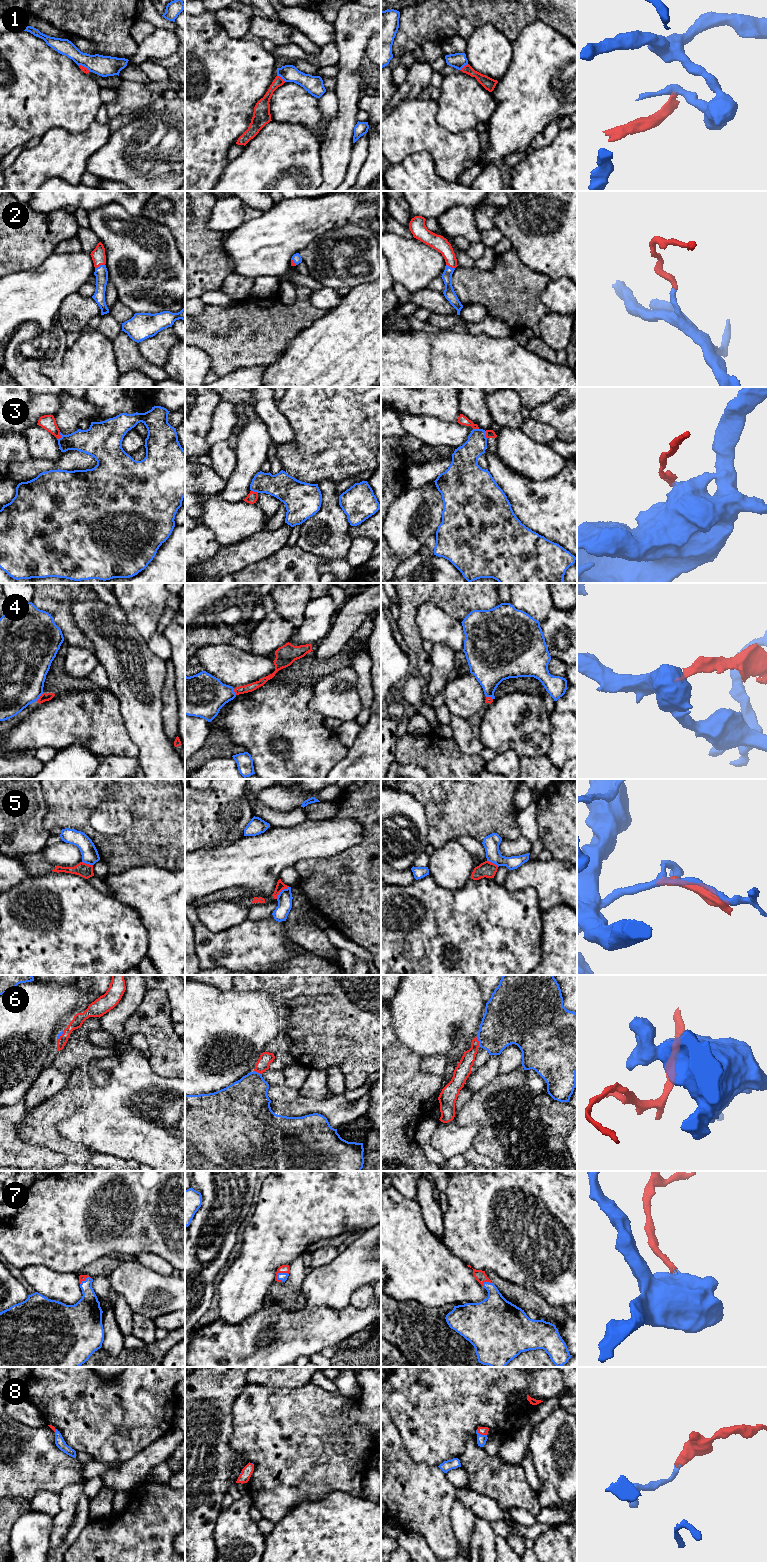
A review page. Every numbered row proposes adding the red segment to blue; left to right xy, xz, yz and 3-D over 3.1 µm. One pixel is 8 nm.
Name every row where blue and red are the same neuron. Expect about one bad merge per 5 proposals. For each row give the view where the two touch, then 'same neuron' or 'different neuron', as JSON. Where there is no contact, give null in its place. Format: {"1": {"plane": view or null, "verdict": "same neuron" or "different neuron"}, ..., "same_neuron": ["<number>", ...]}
{"1": {"plane": "xz", "verdict": "different neuron"}, "2": {"plane": "xy", "verdict": "same neuron"}, "3": {"plane": "xy", "verdict": "different neuron"}, "4": {"plane": "xy", "verdict": "different neuron"}, "5": {"plane": "xz", "verdict": "different neuron"}, "6": {"plane": "yz", "verdict": "different neuron"}, "7": {"plane": "xz", "verdict": "same neuron"}, "8": {"plane": "yz", "verdict": "same neuron"}, "same_neuron": ["2", "7", "8"]}

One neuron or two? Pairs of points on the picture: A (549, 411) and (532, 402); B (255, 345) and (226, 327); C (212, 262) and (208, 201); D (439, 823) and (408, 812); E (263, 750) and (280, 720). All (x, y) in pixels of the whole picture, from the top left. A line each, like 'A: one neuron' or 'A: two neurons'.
A: two neurons
B: one neuron
C: one neuron
D: two neurons
E: one neuron

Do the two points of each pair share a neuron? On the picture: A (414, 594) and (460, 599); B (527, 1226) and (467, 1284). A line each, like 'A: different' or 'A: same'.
A: same
B: different

